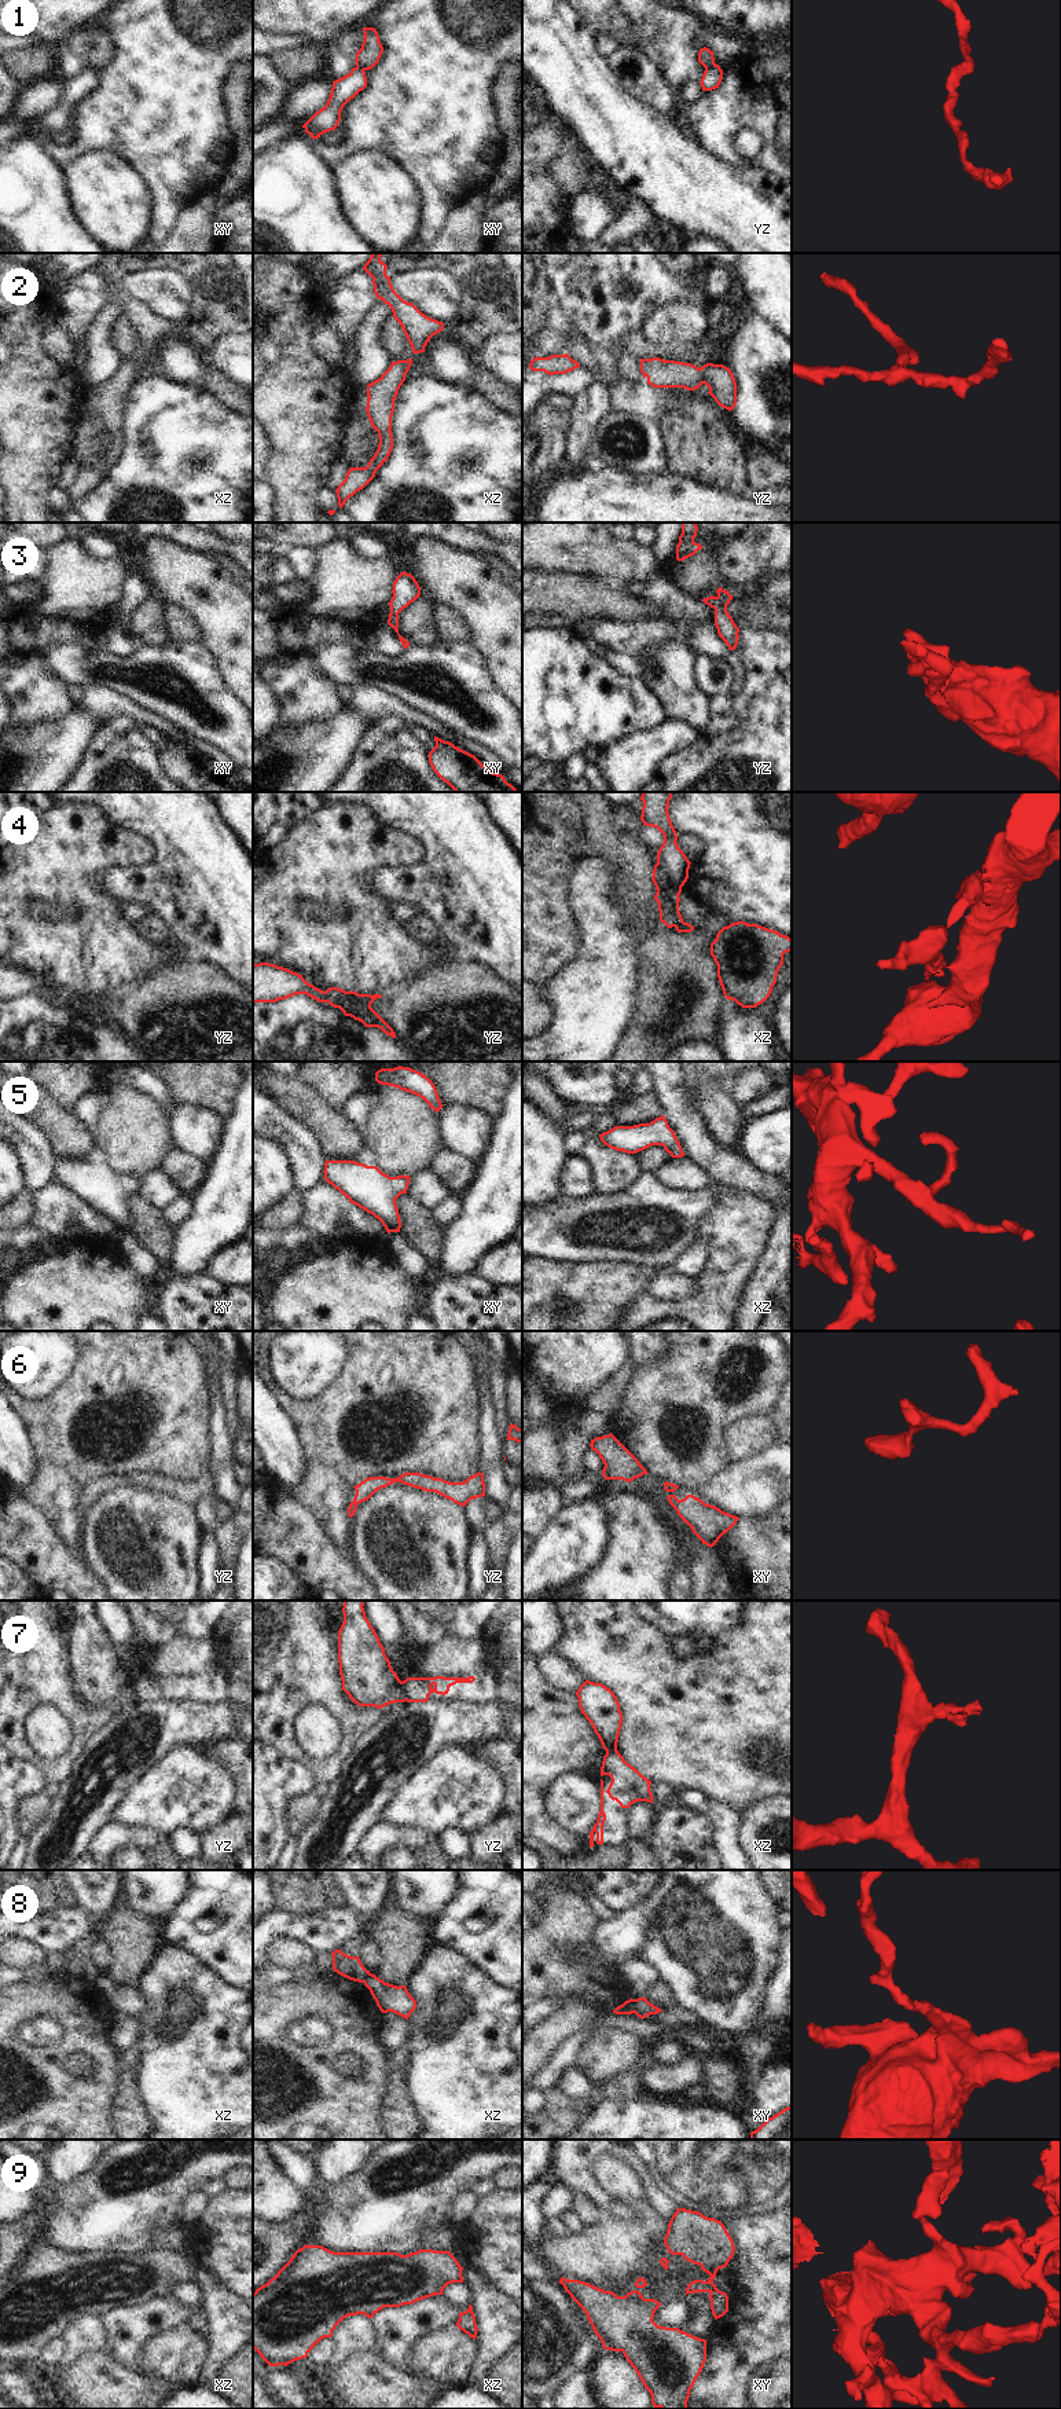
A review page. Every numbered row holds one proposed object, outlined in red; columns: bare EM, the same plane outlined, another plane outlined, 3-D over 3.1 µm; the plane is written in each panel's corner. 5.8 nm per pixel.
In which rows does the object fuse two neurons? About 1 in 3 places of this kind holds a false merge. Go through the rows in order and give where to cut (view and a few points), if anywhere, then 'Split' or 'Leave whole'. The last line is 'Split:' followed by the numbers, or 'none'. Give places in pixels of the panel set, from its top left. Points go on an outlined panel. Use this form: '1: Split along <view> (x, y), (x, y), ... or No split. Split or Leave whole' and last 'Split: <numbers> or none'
1: Split along yz (713, 62), (705, 69). Split
2: No split. Leave whole
3: No split. Leave whole
4: Split along xz (657, 862), (672, 877), (682, 877), (687, 873). Split
5: No split. Leave whole
6: No split. Leave whole
7: Split along yz (400, 1682), (406, 1700). Split
8: Split along xy (632, 1999), (634, 2012). Split
9: No split. Leave whole
Split: 1, 4, 7, 8.

